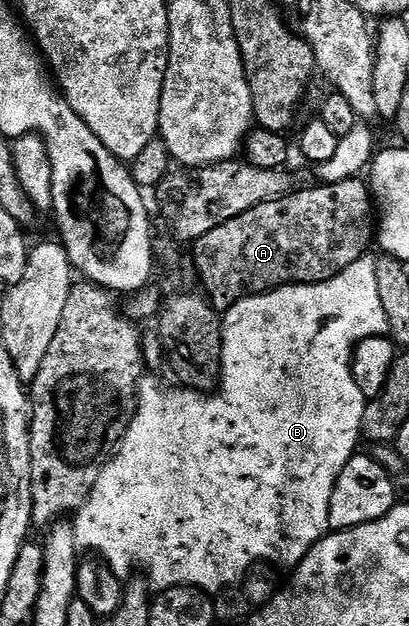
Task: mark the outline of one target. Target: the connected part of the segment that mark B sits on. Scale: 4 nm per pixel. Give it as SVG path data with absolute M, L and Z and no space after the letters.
M371 257L353 261L349 269L337 273L337 277L324 283L296 283L290 287L279 287L275 291L265 291L262 295L239 299L225 312L222 321L223 377L219 380L217 390L208 395L190 389L174 391L166 387L155 373L144 374L139 380L135 416L131 418L125 437L119 442L119 450L104 465L85 505L73 519L75 540L80 549L87 553L97 553L98 558L107 563L116 577L122 580L132 574L131 563L140 567L146 582L156 592L167 591L171 587L195 587L208 593L223 591L227 587L236 586L254 563L294 569L311 548L328 534L329 501L333 497L333 485L337 485L341 469L345 469L345 465L357 453L358 447L355 446L361 443L363 418L369 402L361 389L357 389L351 356L361 341L374 335L387 335L385 308L377 294L377 265Z

